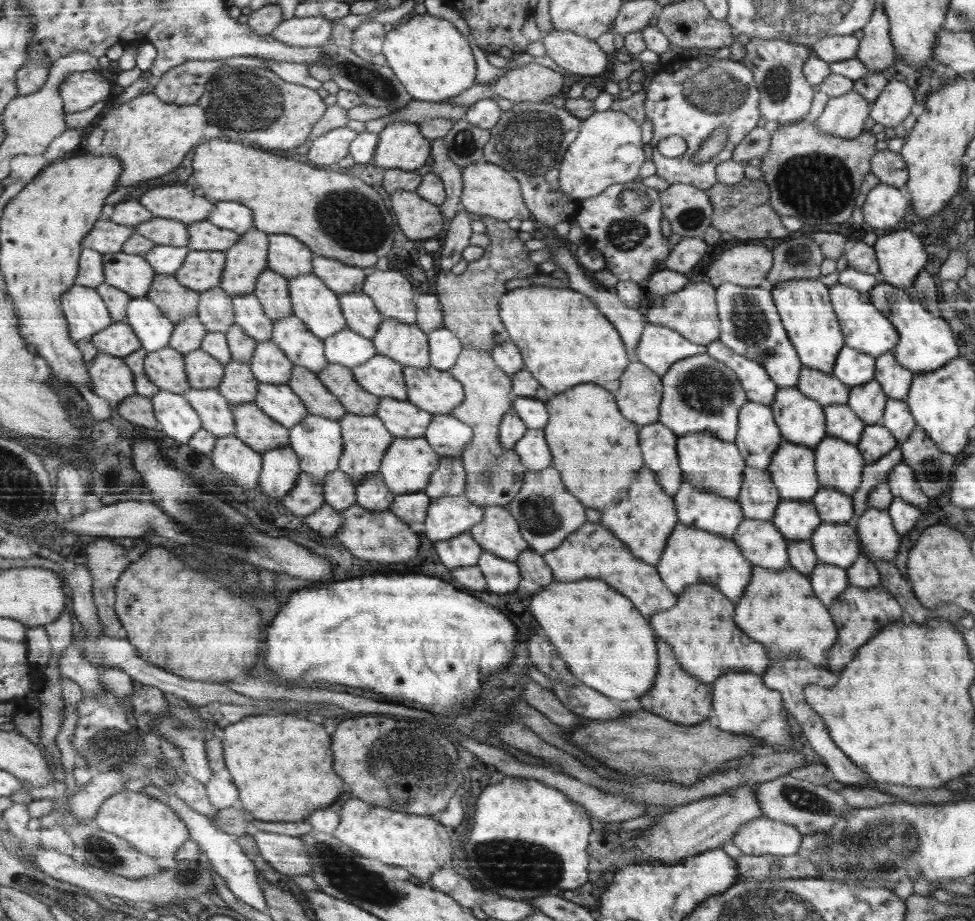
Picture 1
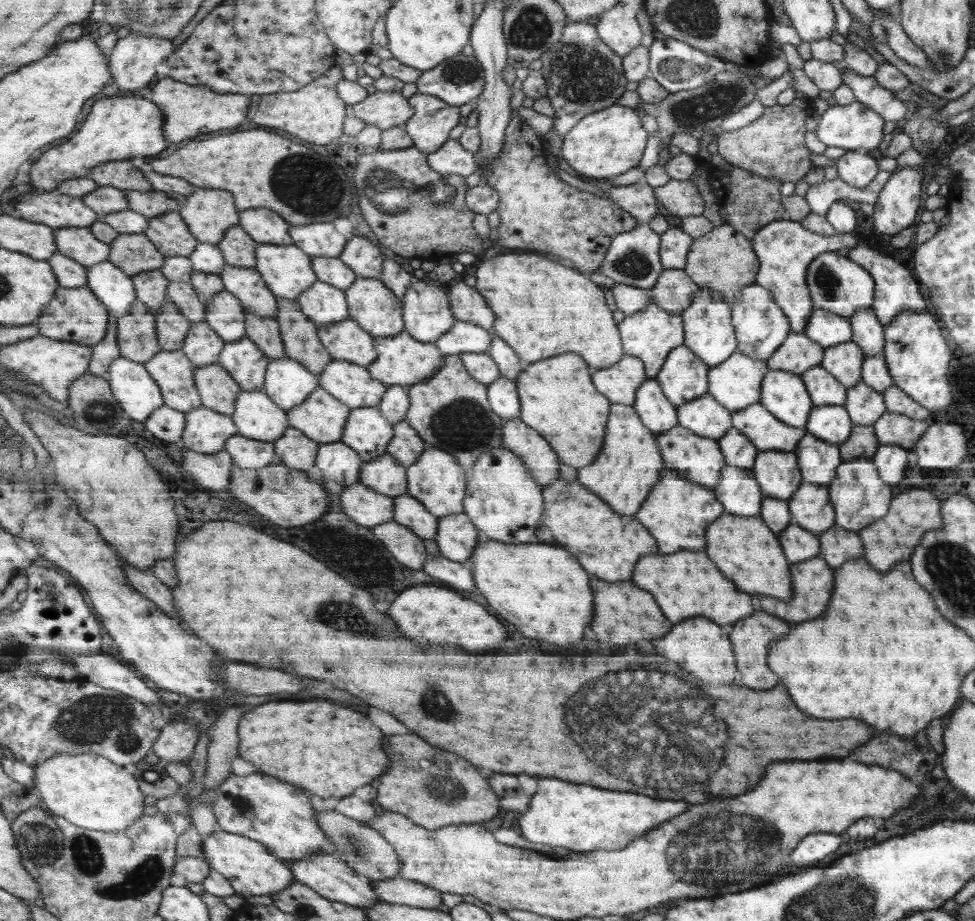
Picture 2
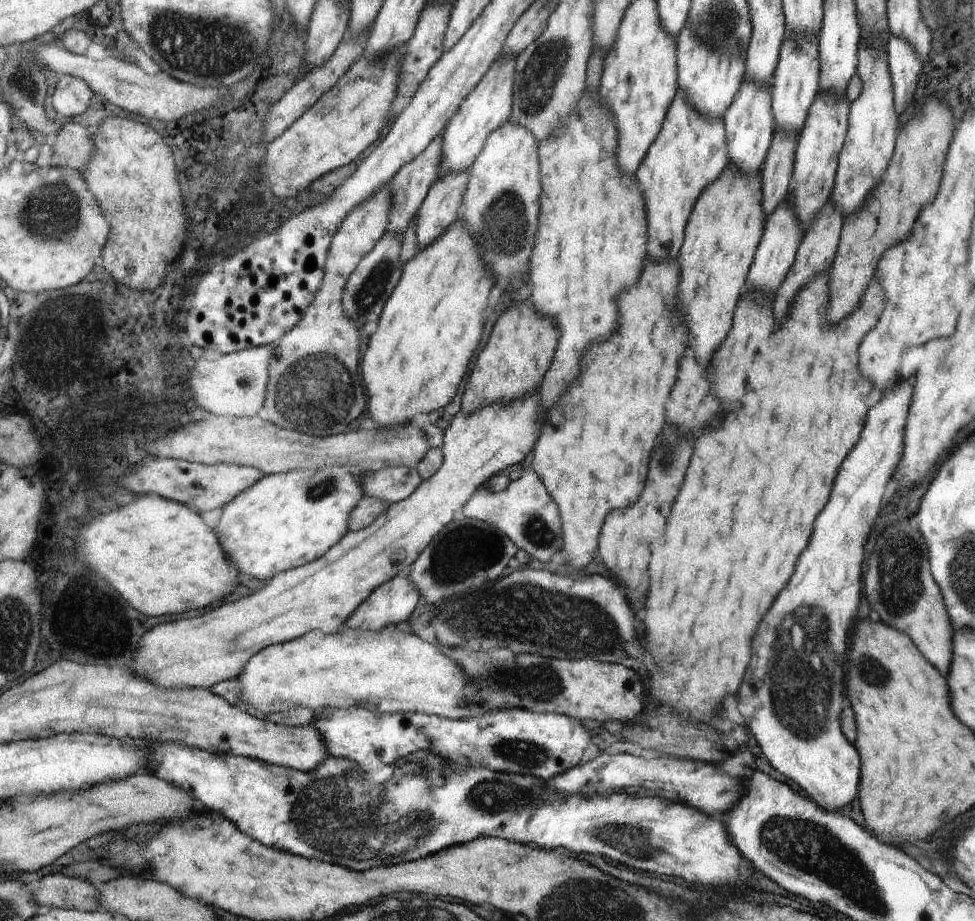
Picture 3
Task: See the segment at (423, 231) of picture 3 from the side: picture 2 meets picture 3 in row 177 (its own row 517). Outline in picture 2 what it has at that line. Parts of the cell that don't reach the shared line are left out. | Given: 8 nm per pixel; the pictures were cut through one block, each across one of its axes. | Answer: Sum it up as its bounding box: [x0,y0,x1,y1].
[434,512,483,563]

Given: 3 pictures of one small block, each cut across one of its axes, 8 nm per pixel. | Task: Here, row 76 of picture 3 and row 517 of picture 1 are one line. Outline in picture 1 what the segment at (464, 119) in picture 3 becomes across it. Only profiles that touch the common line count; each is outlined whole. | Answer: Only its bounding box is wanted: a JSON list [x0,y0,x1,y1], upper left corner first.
[468,506,531,562]

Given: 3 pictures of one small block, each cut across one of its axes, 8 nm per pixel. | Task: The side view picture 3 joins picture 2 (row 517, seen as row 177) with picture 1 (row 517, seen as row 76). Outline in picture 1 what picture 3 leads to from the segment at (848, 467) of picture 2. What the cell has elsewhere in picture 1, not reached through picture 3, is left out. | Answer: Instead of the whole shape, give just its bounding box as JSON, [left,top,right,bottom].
[857,509,900,561]

